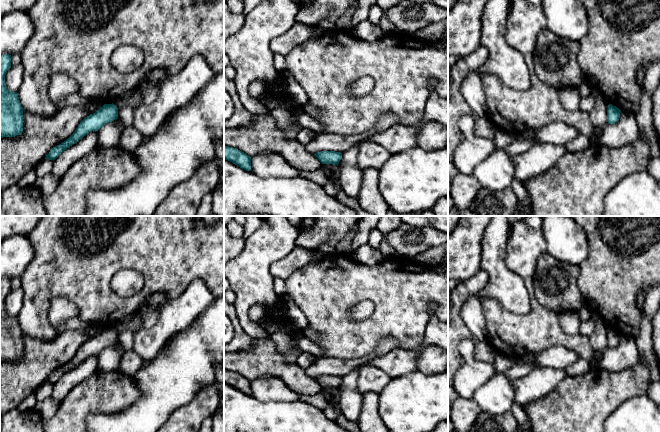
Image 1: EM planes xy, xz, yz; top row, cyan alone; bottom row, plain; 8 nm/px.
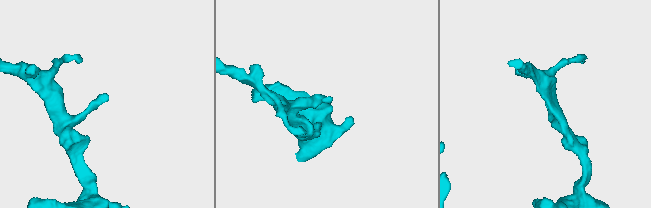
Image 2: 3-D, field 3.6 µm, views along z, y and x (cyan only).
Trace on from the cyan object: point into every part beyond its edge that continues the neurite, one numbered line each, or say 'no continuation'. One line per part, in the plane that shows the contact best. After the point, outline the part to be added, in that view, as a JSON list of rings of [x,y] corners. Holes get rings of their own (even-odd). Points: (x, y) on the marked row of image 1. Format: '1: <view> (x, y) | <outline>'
no continuation

